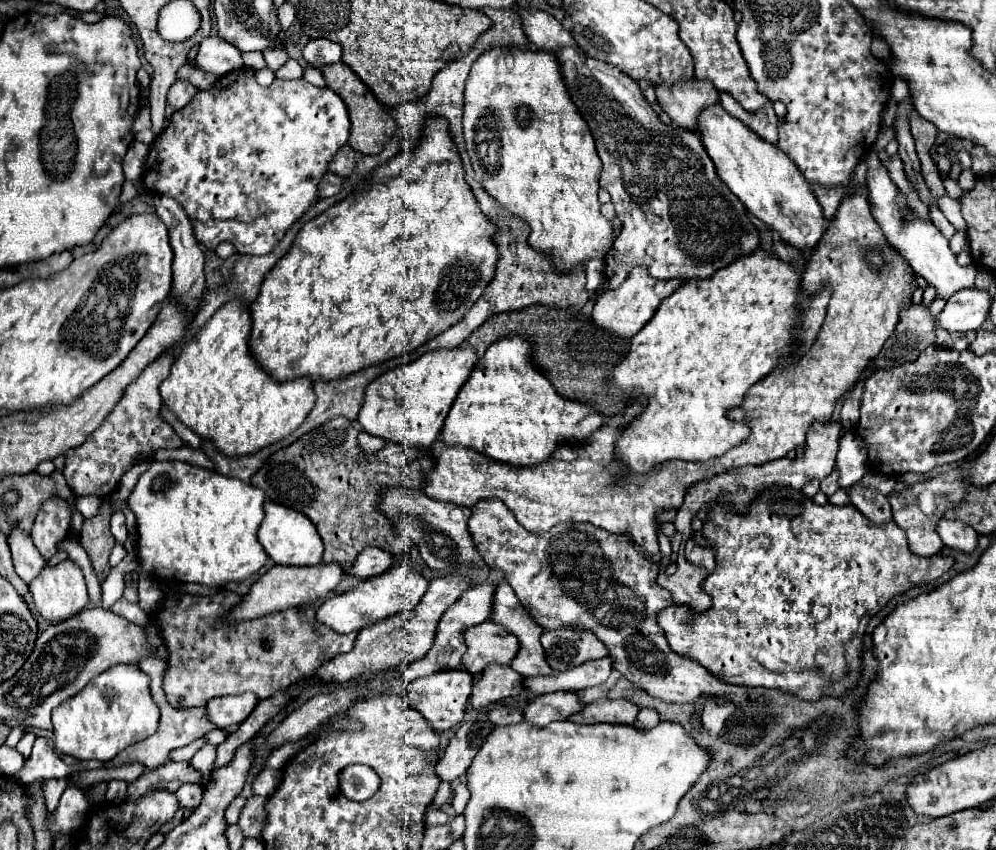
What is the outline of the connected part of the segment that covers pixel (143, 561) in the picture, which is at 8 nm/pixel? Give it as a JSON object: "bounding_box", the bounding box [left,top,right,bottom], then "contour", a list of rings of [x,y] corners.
{"bounding_box":[128,461,268,587],"contour":[[[162,461],[154,463],[140,475],[128,497],[128,505],[136,513],[138,523],[138,573],[154,579],[160,577],[200,583],[206,587],[222,587],[226,583],[252,579],[268,561],[256,535],[256,529],[264,519],[264,493],[240,479],[224,477],[182,461]]]}

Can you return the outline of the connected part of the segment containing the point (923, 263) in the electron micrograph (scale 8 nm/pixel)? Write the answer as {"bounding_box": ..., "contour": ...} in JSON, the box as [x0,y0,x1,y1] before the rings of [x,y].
{"bounding_box":[866,155,978,299],"contour":[[[872,155],[866,157],[866,161],[868,161],[868,167],[870,167],[866,185],[868,185],[868,193],[870,193],[870,203],[872,203],[872,215],[878,221],[878,225],[882,227],[888,243],[894,249],[898,249],[898,253],[910,263],[910,267],[914,269],[914,273],[920,275],[920,277],[924,277],[936,289],[936,293],[940,297],[948,299],[956,291],[972,289],[974,287],[974,279],[978,275],[978,269],[976,267],[962,267],[962,265],[958,265],[956,255],[948,247],[948,239],[930,221],[924,221],[924,219],[920,219],[914,213],[912,221],[904,223],[898,207],[894,205],[896,203],[894,201],[896,199],[896,185],[894,185],[894,181],[882,169],[882,165],[880,165],[880,161],[878,161],[876,155],[874,157]]]}

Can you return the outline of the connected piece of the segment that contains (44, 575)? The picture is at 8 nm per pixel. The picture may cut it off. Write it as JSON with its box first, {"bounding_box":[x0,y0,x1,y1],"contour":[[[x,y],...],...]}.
{"bounding_box":[30,559,88,625],"contour":[[[70,559],[62,561],[56,567],[44,567],[40,571],[40,575],[30,583],[30,593],[34,597],[36,611],[46,621],[50,621],[52,625],[54,623],[60,623],[60,621],[66,621],[66,619],[70,619],[74,615],[78,615],[78,611],[82,611],[88,605],[88,593],[86,593],[84,575],[82,575],[80,567],[76,567]]]}

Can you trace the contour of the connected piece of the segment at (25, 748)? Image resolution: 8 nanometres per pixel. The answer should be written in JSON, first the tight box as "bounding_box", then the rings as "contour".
{"bounding_box":[16,731,36,759],"contour":[[[30,731],[30,733],[26,733],[20,741],[18,741],[18,745],[16,745],[16,749],[28,759],[30,757],[30,751],[32,751],[32,745],[34,745],[34,741],[36,741],[36,735]]]}

